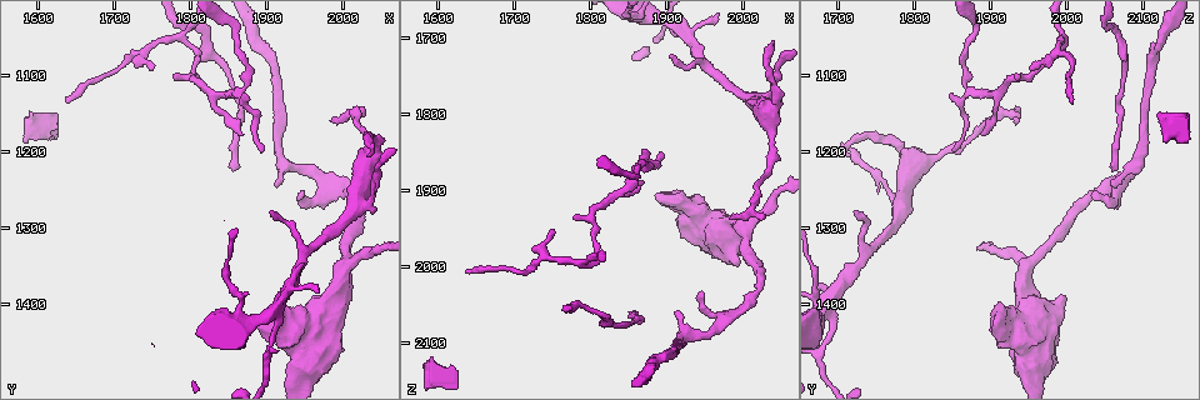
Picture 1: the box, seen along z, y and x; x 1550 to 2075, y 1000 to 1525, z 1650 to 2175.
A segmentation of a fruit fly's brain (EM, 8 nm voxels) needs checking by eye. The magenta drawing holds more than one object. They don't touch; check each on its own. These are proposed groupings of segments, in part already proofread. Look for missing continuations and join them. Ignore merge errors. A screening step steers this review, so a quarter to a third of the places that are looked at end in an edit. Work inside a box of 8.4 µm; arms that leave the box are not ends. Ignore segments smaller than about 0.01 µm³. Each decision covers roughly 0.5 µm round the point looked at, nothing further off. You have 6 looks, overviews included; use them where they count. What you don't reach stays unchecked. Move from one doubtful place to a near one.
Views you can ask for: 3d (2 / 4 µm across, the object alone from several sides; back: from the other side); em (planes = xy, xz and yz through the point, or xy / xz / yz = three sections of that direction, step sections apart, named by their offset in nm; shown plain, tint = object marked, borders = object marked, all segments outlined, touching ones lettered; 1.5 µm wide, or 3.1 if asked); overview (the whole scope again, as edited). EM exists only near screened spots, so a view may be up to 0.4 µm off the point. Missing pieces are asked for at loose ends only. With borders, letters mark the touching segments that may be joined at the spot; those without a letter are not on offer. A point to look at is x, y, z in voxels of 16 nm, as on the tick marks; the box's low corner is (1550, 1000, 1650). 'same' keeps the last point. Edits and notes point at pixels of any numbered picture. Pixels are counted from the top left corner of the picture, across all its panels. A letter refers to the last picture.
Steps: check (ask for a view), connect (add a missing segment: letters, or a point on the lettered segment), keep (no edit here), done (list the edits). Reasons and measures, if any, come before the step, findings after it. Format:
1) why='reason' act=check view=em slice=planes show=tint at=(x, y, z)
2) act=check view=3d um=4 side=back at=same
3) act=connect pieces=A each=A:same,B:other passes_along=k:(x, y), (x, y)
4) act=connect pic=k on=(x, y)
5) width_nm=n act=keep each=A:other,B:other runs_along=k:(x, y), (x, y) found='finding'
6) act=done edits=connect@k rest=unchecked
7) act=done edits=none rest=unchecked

why='tapers out' act=check view=3d um=2 at=(1895, 1195, 1855)

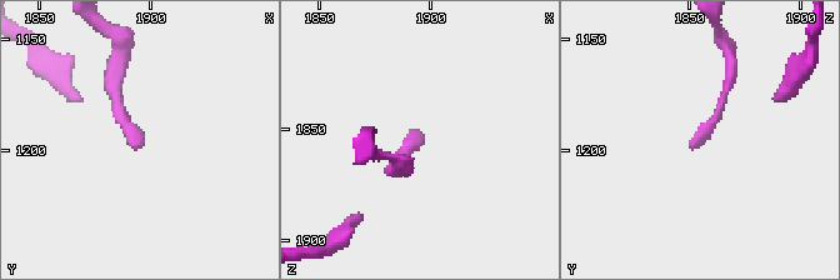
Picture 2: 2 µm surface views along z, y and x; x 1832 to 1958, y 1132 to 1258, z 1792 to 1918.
why='now the EM' act=check view=em slice=planes show=plain at=(1893, 1200, 1853)

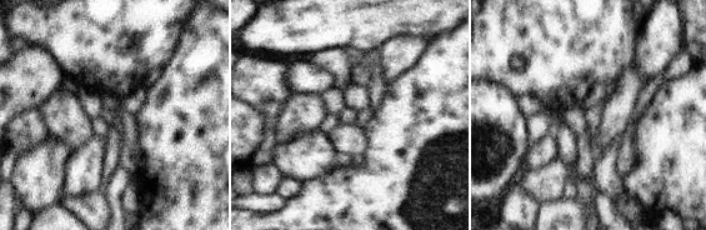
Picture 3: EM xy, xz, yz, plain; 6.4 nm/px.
why='see the neighbours' act=check view=em slice=planes show=borders at=same

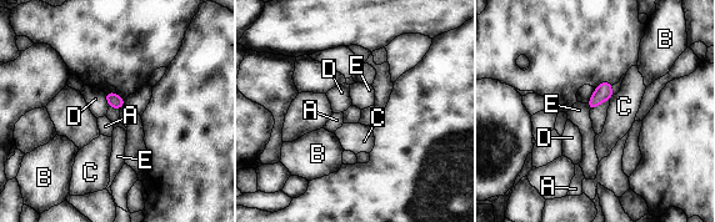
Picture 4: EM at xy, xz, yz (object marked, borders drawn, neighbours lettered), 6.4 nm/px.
width_nm=100 act=keep each=A:other,B:other,C:other,D:other,E:other border=4:(586, 104), (590, 109) found='no lettered segment goes on from it'

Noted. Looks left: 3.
why='thin end' act=check view=3d um=4 at=(1640, 1130, 2005)

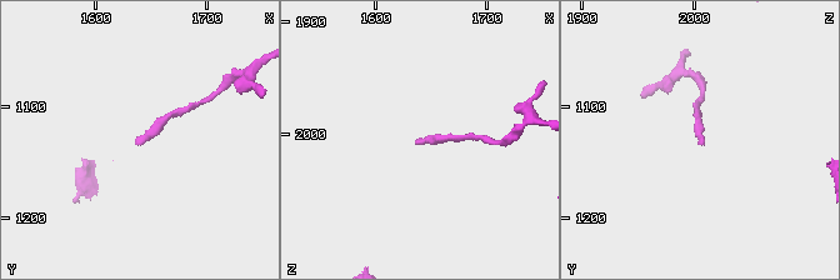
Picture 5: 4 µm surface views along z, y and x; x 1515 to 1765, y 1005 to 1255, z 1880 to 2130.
act=check view=em slice=xy step=8 show=borders at=(1636, 1134, 2006)

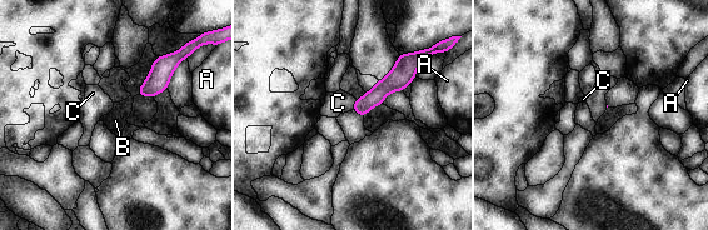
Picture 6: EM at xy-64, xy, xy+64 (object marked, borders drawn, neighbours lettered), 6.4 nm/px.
why='another direction' act=check view=em slice=planes show=borders at=same

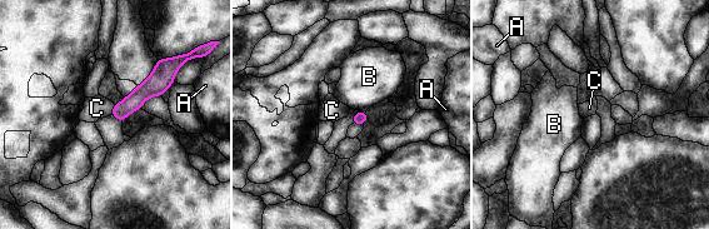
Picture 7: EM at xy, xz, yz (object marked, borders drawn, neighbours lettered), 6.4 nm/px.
act=connect pieces=C each=A:other,B:other,C:same passes_along=7:(135, 99), (113, 109), (96, 108) found='the neuron continues'

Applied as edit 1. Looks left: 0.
act=done edits=connect@7 rest=unchecked

